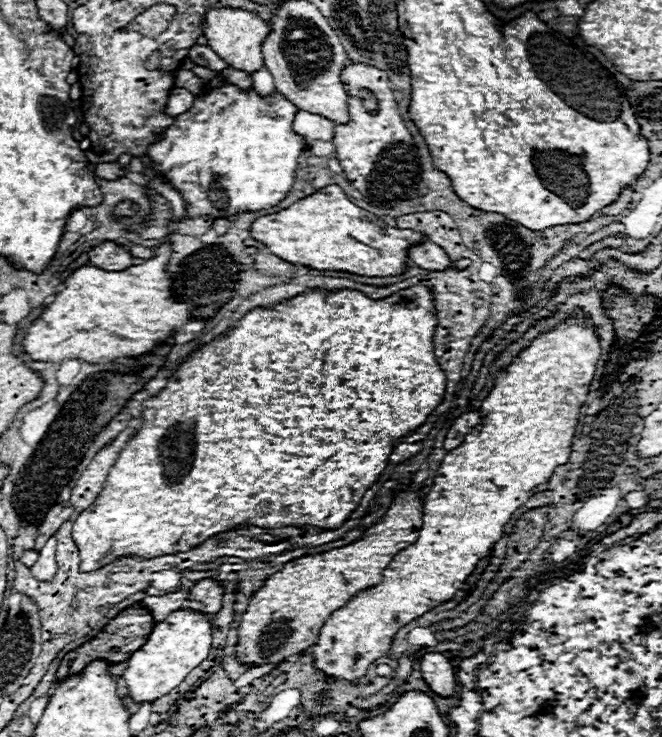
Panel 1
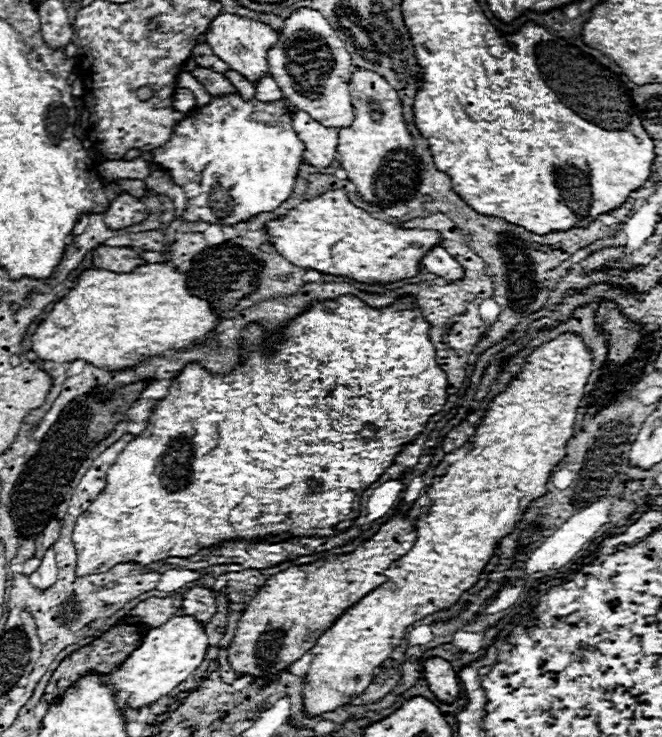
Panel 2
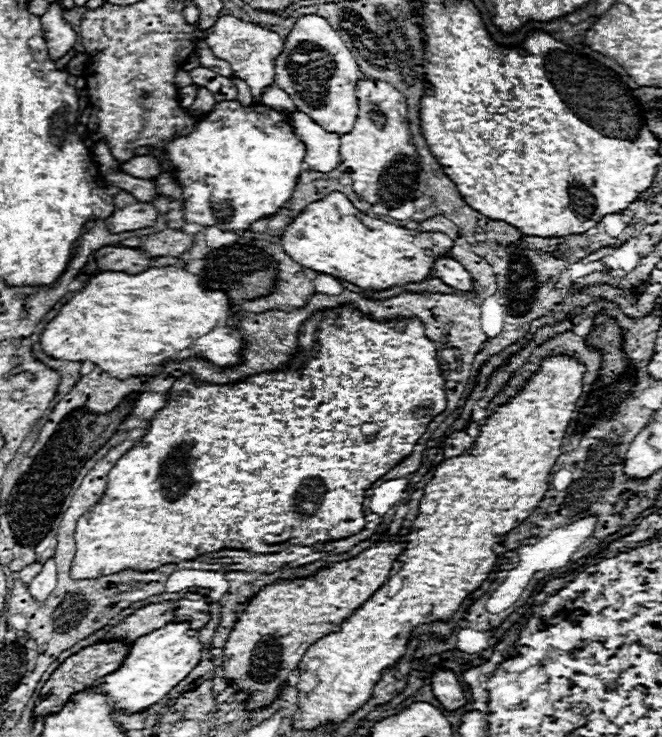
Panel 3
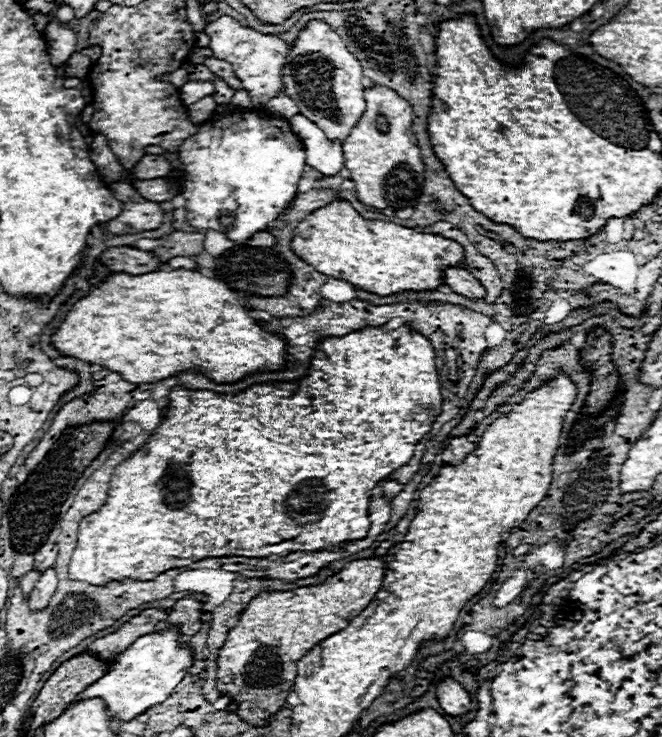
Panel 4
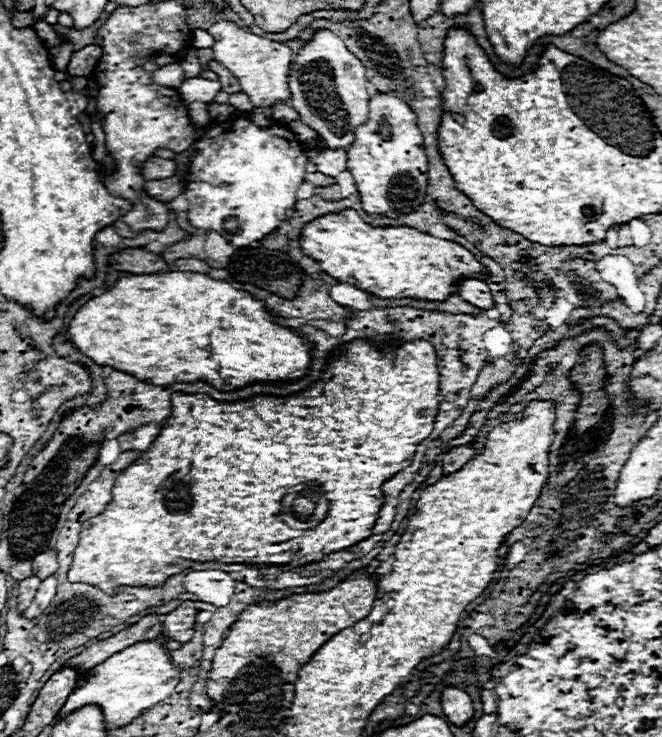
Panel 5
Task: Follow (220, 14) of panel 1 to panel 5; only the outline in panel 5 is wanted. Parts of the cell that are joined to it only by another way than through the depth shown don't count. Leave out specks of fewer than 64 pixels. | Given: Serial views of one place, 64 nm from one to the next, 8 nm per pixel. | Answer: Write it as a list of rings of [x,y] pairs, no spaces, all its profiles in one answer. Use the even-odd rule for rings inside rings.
[[[220,20],[208,28],[214,36],[214,60],[224,64],[234,78],[238,78],[242,92],[248,94],[252,106],[270,108],[278,100],[290,100],[288,92],[288,68],[292,62],[292,50],[286,44],[244,32],[230,20]]]

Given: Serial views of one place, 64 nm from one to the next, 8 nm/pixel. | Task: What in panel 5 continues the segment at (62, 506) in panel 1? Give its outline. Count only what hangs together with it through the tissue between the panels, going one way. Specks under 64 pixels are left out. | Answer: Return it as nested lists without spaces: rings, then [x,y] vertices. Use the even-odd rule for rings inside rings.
[[[46,550],[42,554],[38,554],[32,562],[32,574],[38,576],[40,580],[52,576],[58,568],[58,562],[56,562],[56,550]]]

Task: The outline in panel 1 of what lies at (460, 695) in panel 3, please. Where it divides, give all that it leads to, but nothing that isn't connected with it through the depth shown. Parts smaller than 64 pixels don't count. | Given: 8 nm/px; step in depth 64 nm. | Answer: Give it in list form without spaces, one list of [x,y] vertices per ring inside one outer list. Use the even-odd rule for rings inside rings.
[[[428,652],[420,658],[420,672],[426,684],[440,696],[452,696],[456,690],[456,674],[452,664],[440,652]]]

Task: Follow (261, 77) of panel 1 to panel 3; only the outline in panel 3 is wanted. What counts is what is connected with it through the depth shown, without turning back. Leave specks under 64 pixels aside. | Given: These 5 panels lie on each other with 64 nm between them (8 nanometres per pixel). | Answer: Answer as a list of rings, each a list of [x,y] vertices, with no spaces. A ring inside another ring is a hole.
[[[268,86],[264,92],[262,92],[262,104],[274,108],[274,110],[282,110],[282,112],[294,112],[294,104],[288,96],[282,94],[282,90],[278,86]]]

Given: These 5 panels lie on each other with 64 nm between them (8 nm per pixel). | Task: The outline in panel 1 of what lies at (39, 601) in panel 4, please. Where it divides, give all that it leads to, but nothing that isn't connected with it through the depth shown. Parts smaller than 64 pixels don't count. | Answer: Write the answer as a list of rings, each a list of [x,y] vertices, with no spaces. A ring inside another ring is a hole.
[[[50,536],[48,542],[40,550],[38,562],[30,568],[30,572],[32,572],[34,578],[38,578],[38,580],[50,580],[56,574],[54,552],[56,552],[56,536]]]

